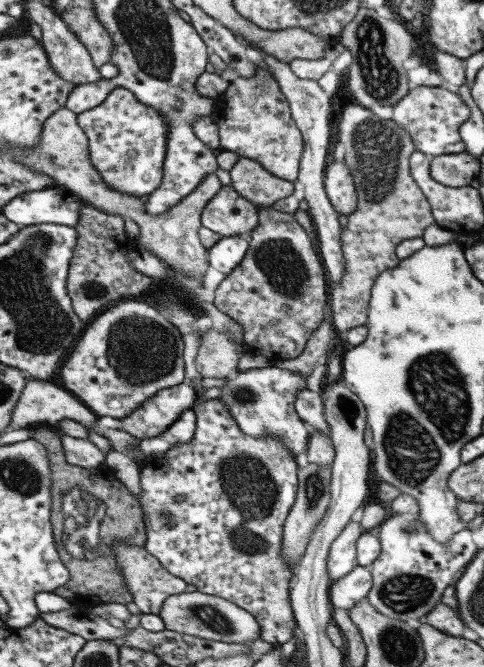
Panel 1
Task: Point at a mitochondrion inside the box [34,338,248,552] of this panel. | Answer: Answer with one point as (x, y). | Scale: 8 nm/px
(74, 492)

